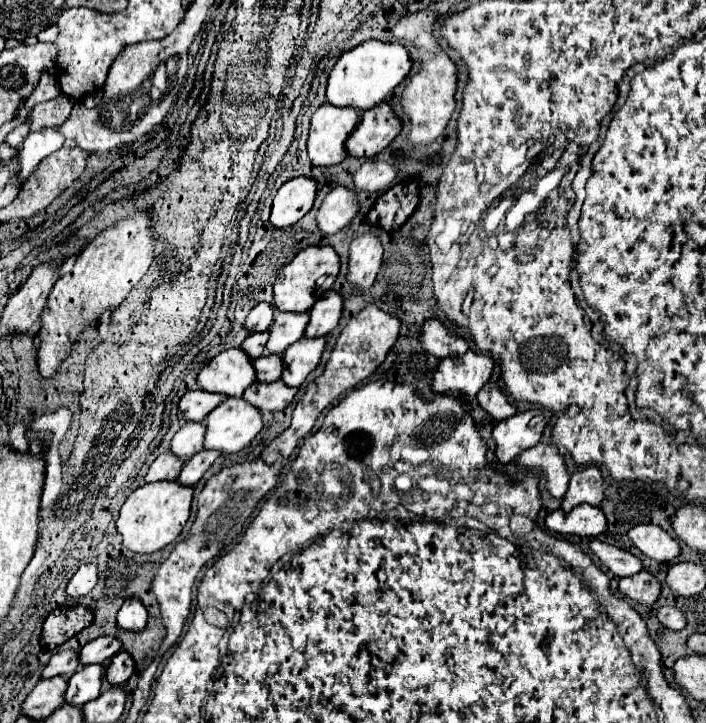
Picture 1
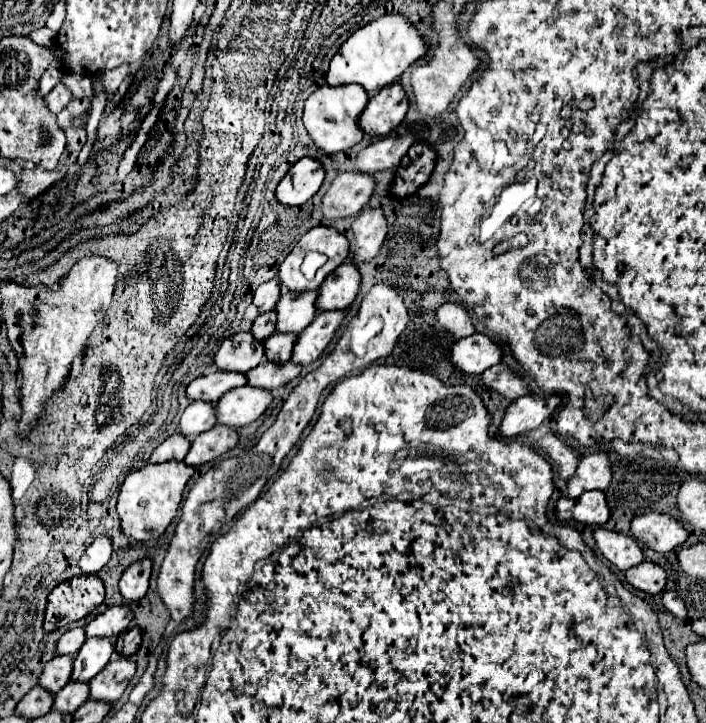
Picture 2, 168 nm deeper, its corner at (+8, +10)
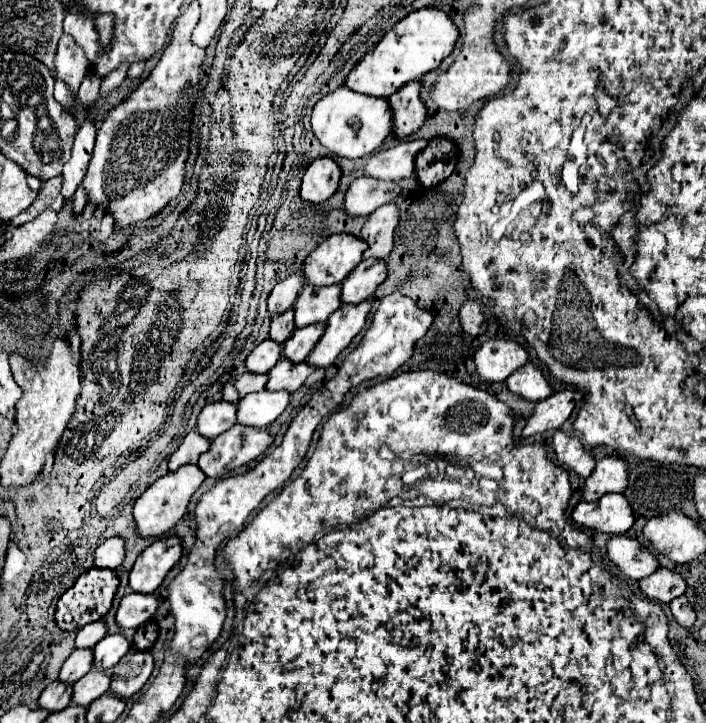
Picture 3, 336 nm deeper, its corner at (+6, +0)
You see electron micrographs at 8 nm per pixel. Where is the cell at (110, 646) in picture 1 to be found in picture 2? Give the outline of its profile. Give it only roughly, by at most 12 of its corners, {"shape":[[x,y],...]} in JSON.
{"shape":[[115,606],[85,626],[87,638],[115,638],[133,614]]}

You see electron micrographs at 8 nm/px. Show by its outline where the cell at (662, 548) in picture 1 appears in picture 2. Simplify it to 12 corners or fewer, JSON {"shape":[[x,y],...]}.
{"shape":[[651,512],[635,516],[631,534],[655,552],[687,540],[679,520]]}

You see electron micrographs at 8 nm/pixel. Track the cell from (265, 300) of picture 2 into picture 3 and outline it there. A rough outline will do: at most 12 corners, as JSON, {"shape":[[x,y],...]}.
{"shape":[[291,274],[267,300],[273,316],[295,304],[305,286],[303,274]]}

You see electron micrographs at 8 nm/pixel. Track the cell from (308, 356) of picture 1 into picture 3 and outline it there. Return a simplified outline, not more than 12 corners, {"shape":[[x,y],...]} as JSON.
{"shape":[[373,300],[343,304],[307,362],[331,366],[363,330]]}

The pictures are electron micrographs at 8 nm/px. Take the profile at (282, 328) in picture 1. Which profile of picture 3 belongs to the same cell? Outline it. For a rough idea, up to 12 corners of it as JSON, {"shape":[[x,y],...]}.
{"shape":[[305,284],[295,302],[295,326],[327,318],[341,306],[341,284]]}

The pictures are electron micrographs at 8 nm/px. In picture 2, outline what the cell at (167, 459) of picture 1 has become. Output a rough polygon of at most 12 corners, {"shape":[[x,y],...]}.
{"shape":[[173,434],[153,450],[149,462],[185,458],[191,442]]}

